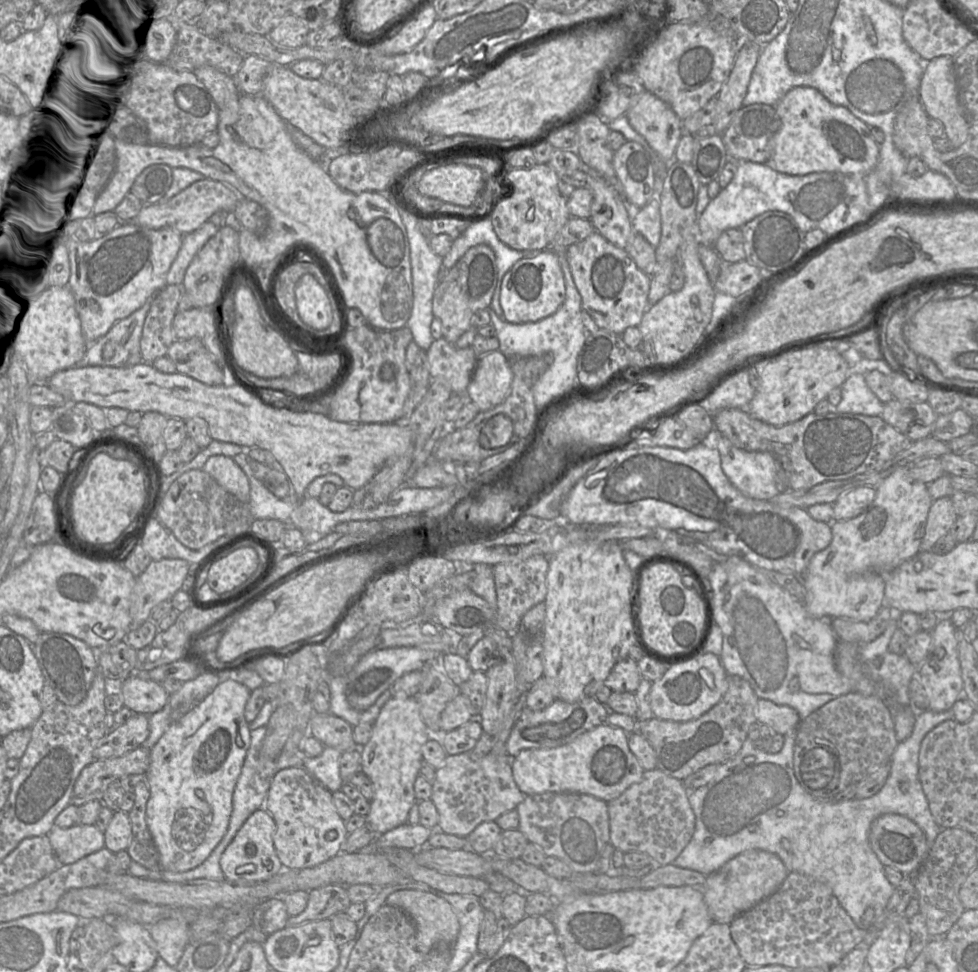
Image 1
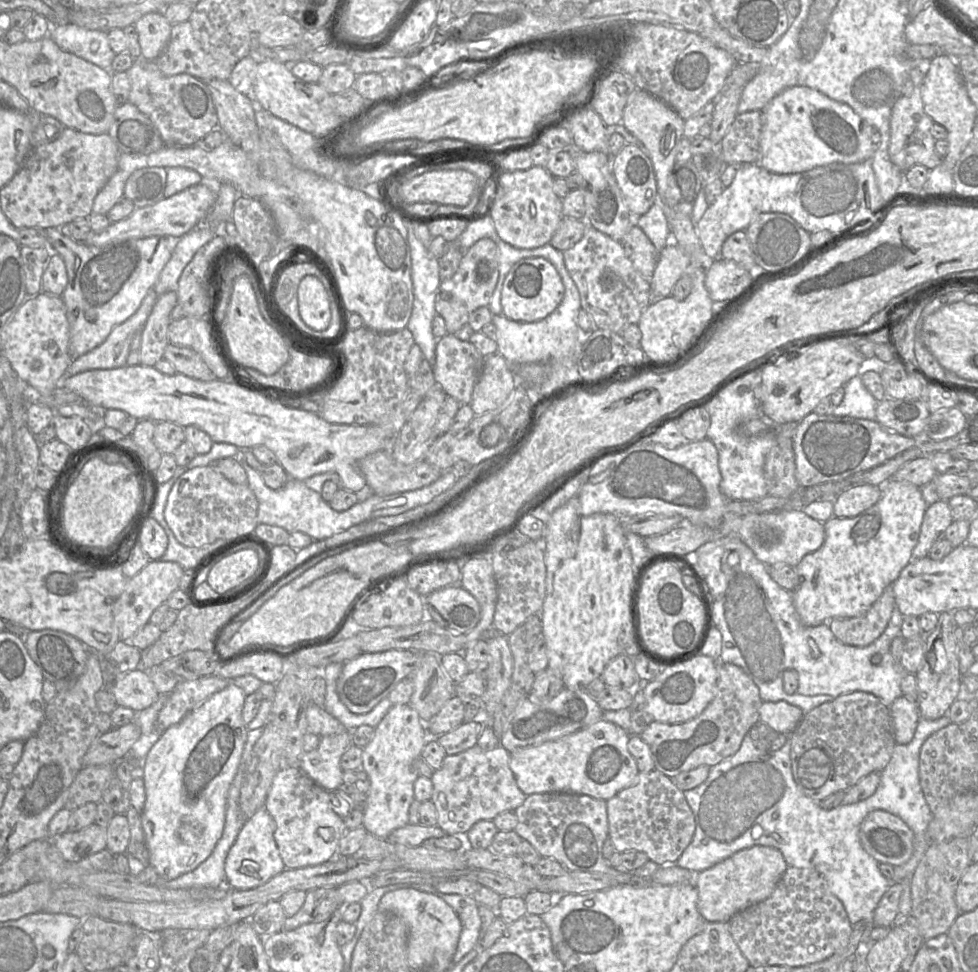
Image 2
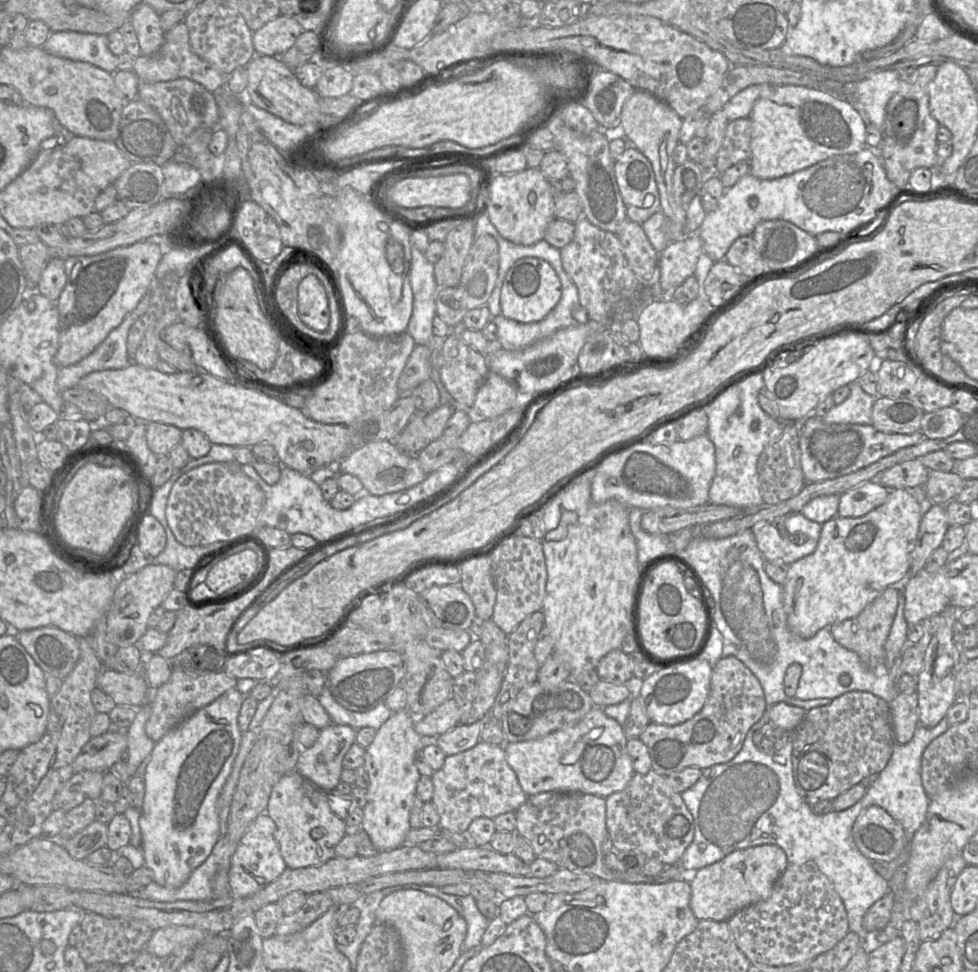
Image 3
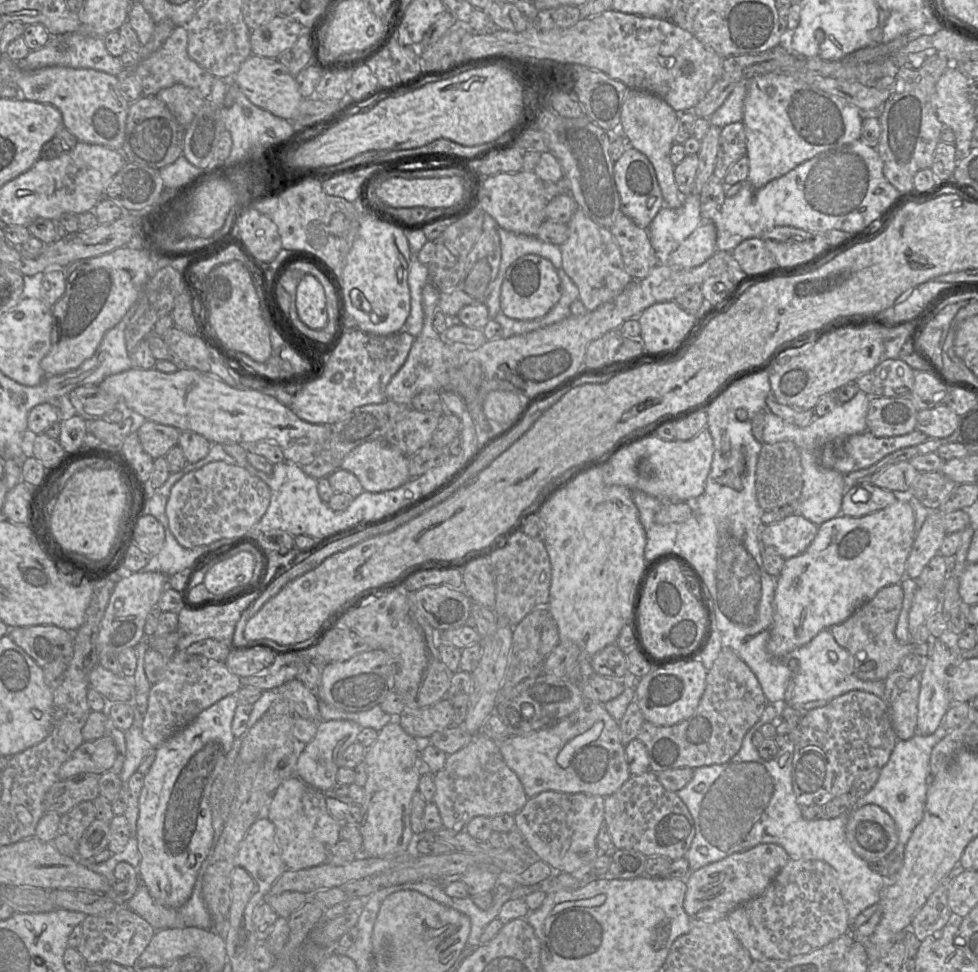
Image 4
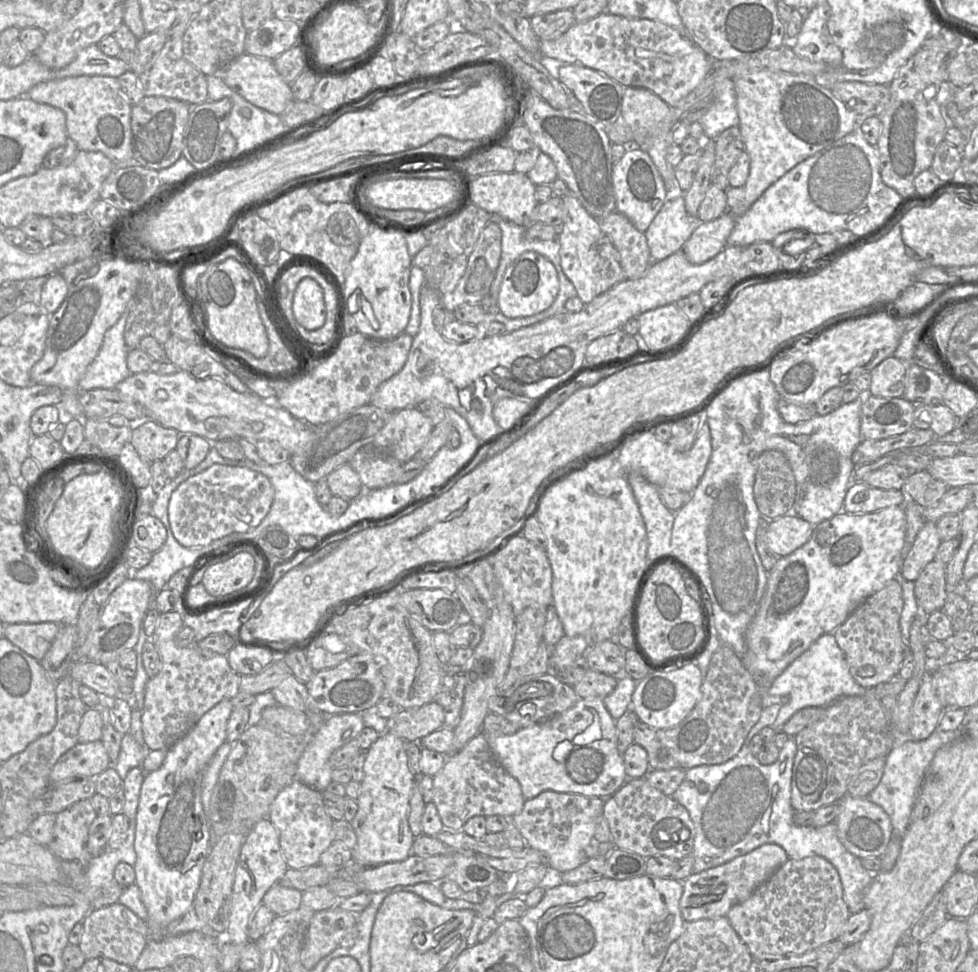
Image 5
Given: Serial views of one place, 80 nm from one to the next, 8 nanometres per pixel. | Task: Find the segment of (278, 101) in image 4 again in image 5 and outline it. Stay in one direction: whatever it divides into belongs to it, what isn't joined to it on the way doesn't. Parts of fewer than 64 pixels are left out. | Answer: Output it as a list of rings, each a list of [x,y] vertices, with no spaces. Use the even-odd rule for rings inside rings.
[[[243,53],[233,60],[220,74],[225,84],[245,100],[270,113],[281,115],[293,101],[291,84],[277,72],[273,60]]]

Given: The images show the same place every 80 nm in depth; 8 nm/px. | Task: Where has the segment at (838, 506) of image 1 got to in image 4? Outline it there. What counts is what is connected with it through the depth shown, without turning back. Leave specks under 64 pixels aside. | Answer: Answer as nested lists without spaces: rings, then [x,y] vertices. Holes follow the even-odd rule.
[[[863,482],[848,490],[842,499],[841,515],[849,517],[862,517],[884,509],[897,501],[892,492]]]

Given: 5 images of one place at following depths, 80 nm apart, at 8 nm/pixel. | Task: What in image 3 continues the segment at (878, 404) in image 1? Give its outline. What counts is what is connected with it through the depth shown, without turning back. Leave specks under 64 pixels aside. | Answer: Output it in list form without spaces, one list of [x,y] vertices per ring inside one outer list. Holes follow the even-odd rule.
[[[857,381],[845,386],[850,387],[848,398],[834,405],[822,420],[827,424],[872,425],[875,398],[866,393]]]

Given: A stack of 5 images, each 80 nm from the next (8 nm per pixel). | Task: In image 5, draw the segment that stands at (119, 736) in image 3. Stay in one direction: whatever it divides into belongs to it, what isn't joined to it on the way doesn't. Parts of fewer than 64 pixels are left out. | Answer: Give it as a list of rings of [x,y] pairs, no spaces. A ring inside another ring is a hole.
[[[101,740],[77,743],[52,768],[50,784],[84,777],[96,778],[109,767],[110,759]]]

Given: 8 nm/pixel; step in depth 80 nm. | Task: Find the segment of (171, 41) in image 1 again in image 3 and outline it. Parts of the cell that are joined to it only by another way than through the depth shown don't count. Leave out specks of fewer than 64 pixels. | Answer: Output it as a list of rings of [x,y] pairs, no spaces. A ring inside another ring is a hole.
[[[141,3],[132,11],[129,22],[136,32],[142,55],[156,53],[165,39],[160,14],[146,3]]]

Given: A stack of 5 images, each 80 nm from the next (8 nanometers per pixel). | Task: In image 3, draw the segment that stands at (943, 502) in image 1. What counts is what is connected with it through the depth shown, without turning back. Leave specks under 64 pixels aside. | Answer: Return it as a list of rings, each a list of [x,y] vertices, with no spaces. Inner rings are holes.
[[[933,505],[923,515],[914,549],[910,554],[910,573],[924,568],[931,554],[940,546],[949,528],[946,505]]]

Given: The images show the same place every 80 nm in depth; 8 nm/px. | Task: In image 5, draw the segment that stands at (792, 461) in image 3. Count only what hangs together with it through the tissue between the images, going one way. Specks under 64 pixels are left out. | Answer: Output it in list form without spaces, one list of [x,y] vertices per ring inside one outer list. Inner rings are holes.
[[[778,450],[762,452],[758,458],[753,494],[763,518],[798,516],[793,510],[796,482],[787,457]]]

